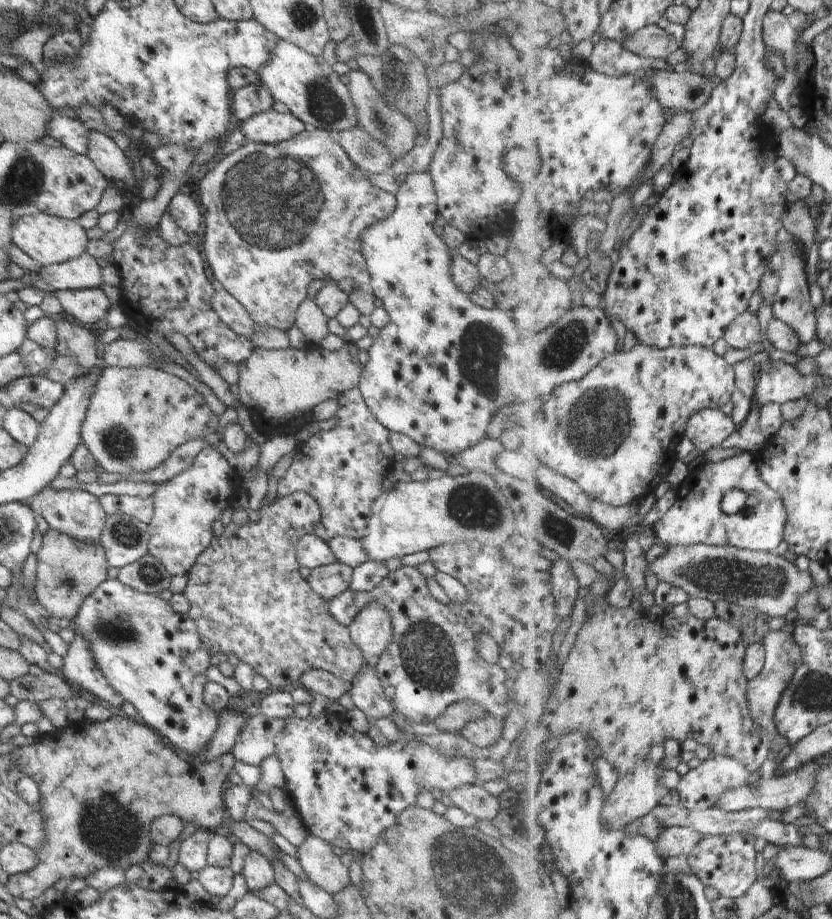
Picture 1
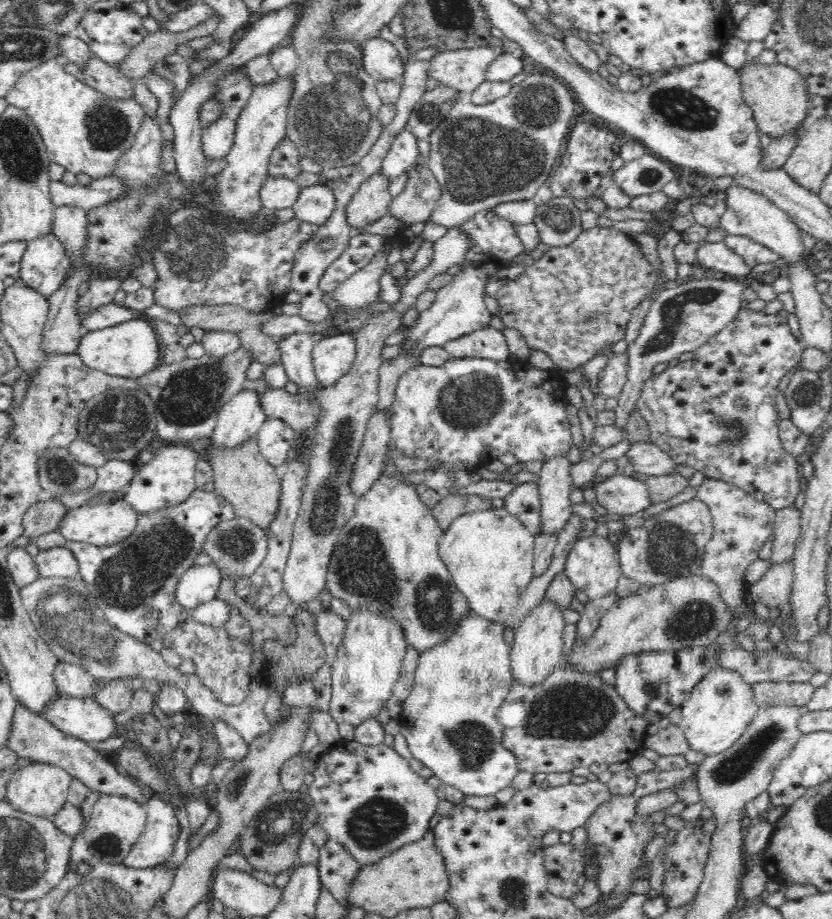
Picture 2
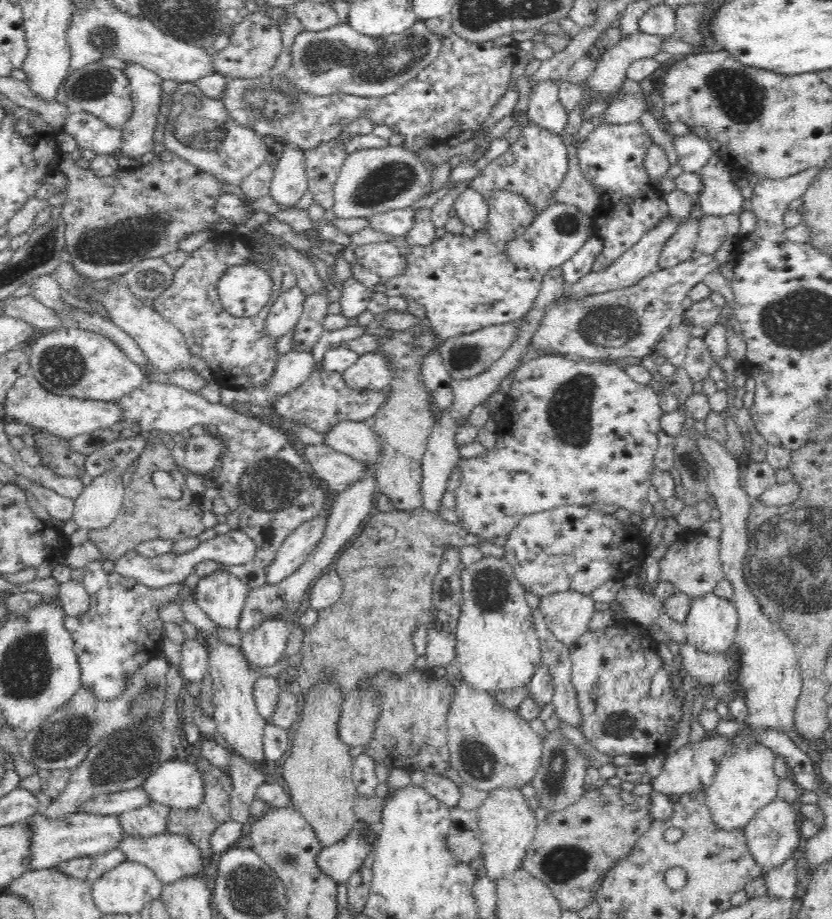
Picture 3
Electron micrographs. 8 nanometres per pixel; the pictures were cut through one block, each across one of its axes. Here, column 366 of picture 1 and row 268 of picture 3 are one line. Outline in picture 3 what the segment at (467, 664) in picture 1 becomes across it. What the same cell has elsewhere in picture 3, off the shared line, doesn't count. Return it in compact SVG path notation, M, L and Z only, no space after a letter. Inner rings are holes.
M638 122L604 124L596 127L584 142L576 141L577 157L582 175L598 193L598 207L592 215L594 235L600 237L603 250L592 270L600 272L633 248L652 228L669 214L662 192L651 182L644 165L646 150L652 146L650 133Z

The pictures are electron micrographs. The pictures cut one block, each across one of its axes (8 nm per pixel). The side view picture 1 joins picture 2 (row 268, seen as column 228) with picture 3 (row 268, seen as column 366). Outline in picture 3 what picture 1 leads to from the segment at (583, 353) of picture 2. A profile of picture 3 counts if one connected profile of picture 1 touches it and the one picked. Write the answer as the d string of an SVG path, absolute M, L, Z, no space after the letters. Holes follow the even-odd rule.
M693 218L680 225L678 232L666 242L660 261L658 261L658 267L670 268L686 260L692 260L700 228L701 222Z

